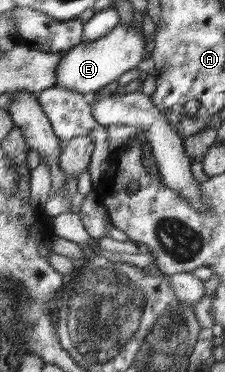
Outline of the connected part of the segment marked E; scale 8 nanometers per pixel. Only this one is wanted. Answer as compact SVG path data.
M139 16L134 25L119 22L106 36L93 41L82 41L64 55L57 68L57 84L90 97L107 84L118 80L122 74L136 69L149 54L146 52L146 38L142 33Z

